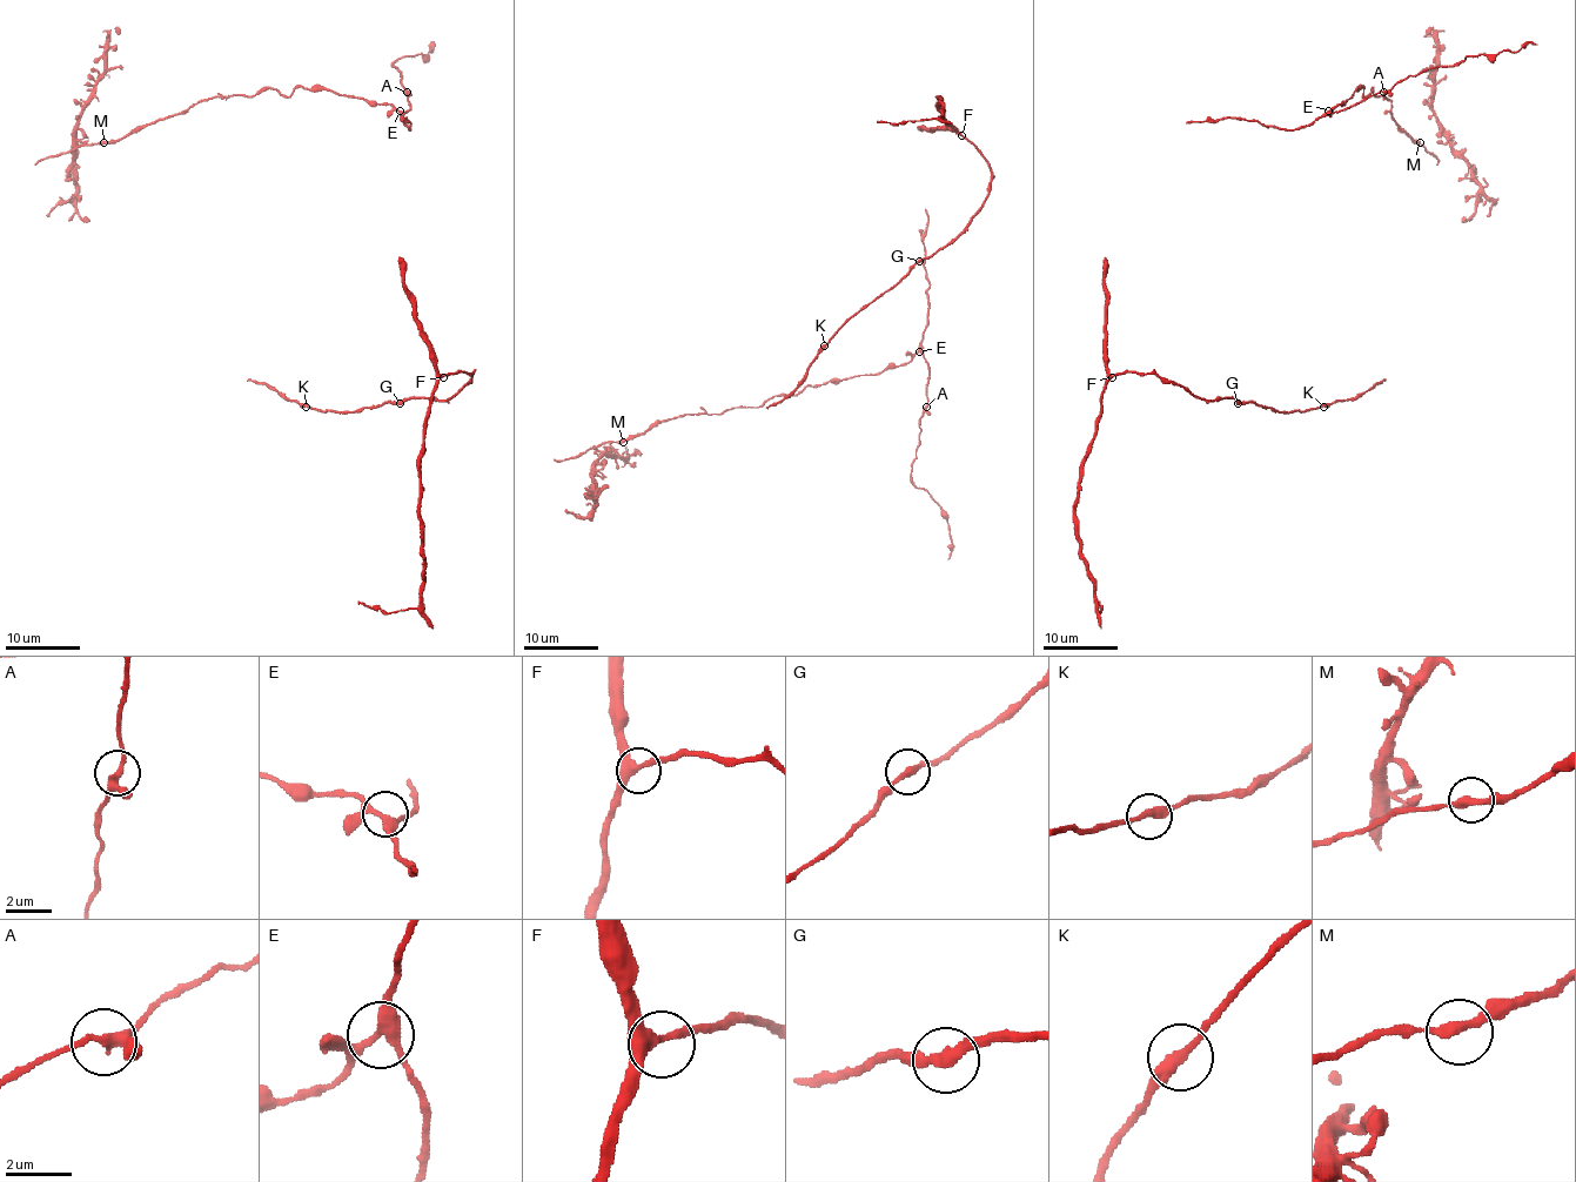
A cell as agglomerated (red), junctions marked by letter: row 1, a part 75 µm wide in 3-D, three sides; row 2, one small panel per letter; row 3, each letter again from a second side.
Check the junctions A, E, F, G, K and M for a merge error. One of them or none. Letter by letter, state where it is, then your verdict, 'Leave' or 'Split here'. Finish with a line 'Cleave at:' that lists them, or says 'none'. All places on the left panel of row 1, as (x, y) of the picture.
A: Place: (407, 92). Leave
E: Place: (400, 111). Leave
F: Place: (443, 377). Leave
G: Place: (400, 403). Leave
K: Place: (306, 407). Leave
M: Place: (104, 142). Leave
Cleave at: none

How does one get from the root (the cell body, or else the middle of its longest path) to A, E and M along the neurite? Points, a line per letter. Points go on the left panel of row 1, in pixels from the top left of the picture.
A: (409, 121), (403, 120), (411, 123), (409, 129), (402, 118), (409, 108), (408, 92)
E: (409, 121), (403, 120), (411, 123), (409, 129), (400, 111)
M: (409, 121), (409, 129), (390, 105), (328, 89), (299, 86), (283, 95), (261, 88), (196, 101), (104, 142)

